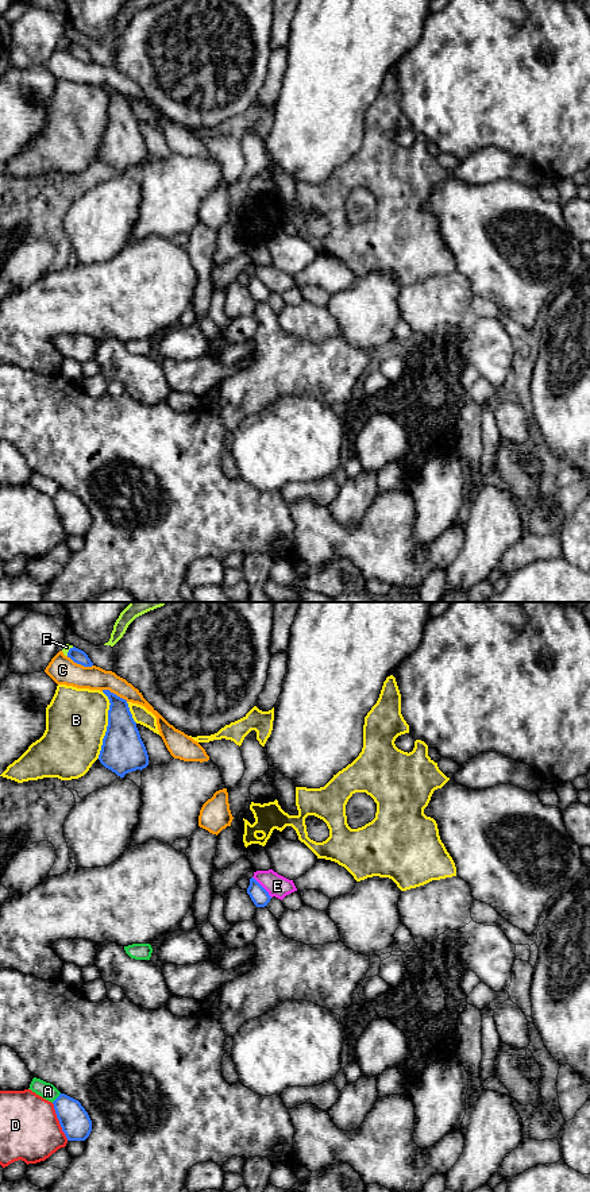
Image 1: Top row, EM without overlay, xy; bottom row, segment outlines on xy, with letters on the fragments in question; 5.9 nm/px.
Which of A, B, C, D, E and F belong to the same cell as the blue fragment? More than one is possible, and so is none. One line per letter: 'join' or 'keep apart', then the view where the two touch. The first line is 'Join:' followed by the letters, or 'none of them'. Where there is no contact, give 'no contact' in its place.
Join: none of them
A: keep apart | xy
B: keep apart | xy
C: keep apart | xy
D: keep apart | xy
E: keep apart | xy
F: keep apart | xy

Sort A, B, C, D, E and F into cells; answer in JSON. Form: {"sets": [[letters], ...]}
{"sets": [["A"], ["B"], ["C"], ["D"], ["E"], ["F"]]}

